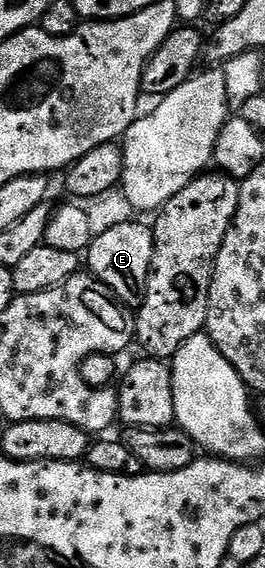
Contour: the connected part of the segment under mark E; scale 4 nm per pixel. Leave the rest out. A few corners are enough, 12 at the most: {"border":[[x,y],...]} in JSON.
{"border":[[117,223],[87,248],[94,277],[130,309],[143,305],[153,233]]}

